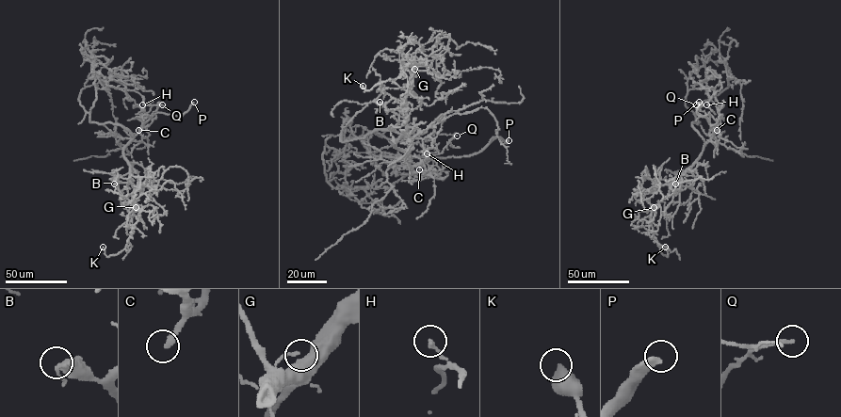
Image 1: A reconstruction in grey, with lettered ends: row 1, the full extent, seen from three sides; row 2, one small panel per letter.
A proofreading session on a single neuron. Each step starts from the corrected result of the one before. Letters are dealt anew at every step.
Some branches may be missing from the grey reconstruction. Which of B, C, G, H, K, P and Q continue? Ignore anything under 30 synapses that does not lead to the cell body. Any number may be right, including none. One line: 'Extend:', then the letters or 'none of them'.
Extend: C, P

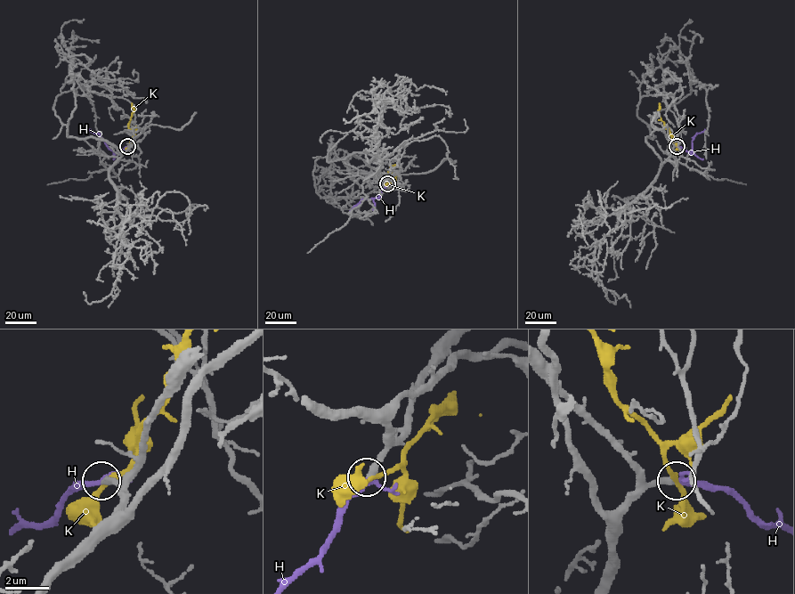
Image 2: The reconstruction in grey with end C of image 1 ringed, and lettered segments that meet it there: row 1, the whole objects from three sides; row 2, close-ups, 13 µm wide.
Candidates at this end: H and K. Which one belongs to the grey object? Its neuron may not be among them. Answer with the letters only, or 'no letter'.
H

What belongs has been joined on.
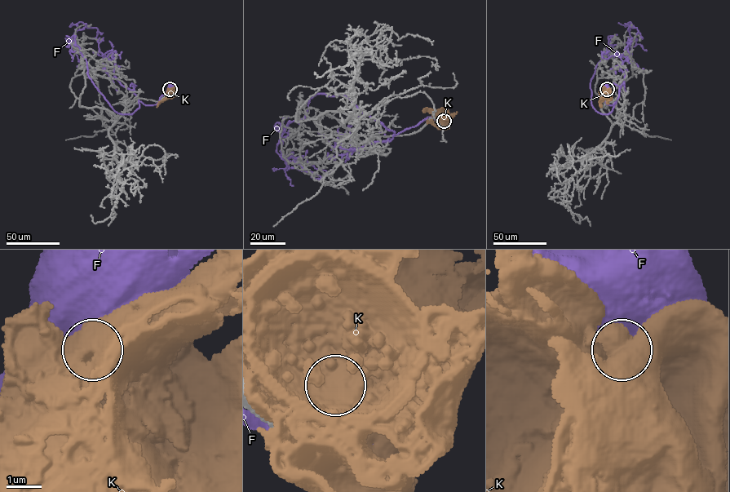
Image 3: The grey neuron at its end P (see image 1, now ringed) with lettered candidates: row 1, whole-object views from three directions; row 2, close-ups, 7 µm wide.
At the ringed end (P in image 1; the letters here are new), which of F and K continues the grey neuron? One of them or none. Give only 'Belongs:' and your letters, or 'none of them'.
Belongs: none of them

